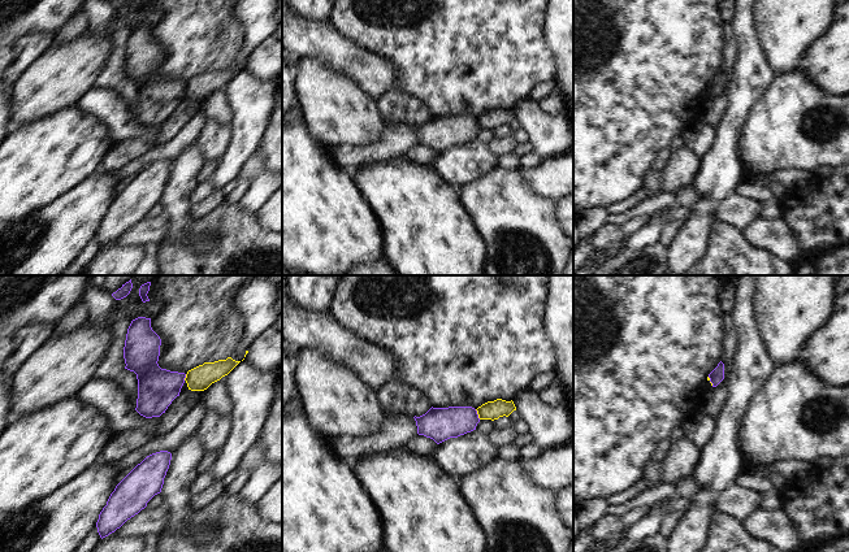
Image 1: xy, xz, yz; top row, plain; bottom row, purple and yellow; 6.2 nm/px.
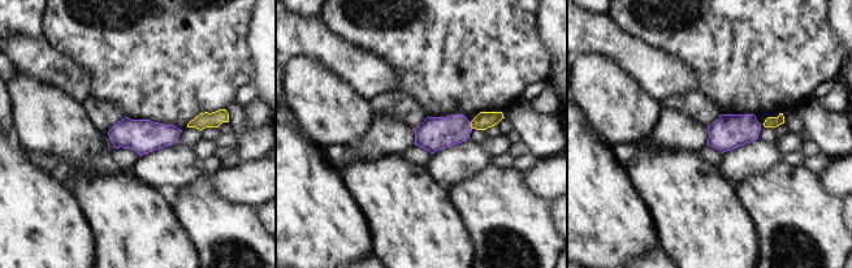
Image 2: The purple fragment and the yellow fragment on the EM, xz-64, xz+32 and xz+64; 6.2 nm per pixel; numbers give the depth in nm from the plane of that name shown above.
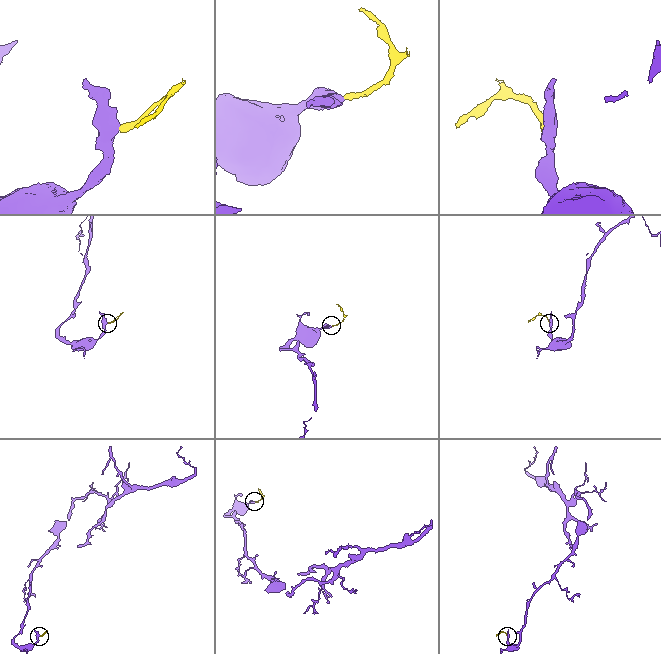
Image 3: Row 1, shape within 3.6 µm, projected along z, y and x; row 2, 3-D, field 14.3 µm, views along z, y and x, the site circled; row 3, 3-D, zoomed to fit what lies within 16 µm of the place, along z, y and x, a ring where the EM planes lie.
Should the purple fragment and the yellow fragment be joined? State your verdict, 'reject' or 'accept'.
reject

